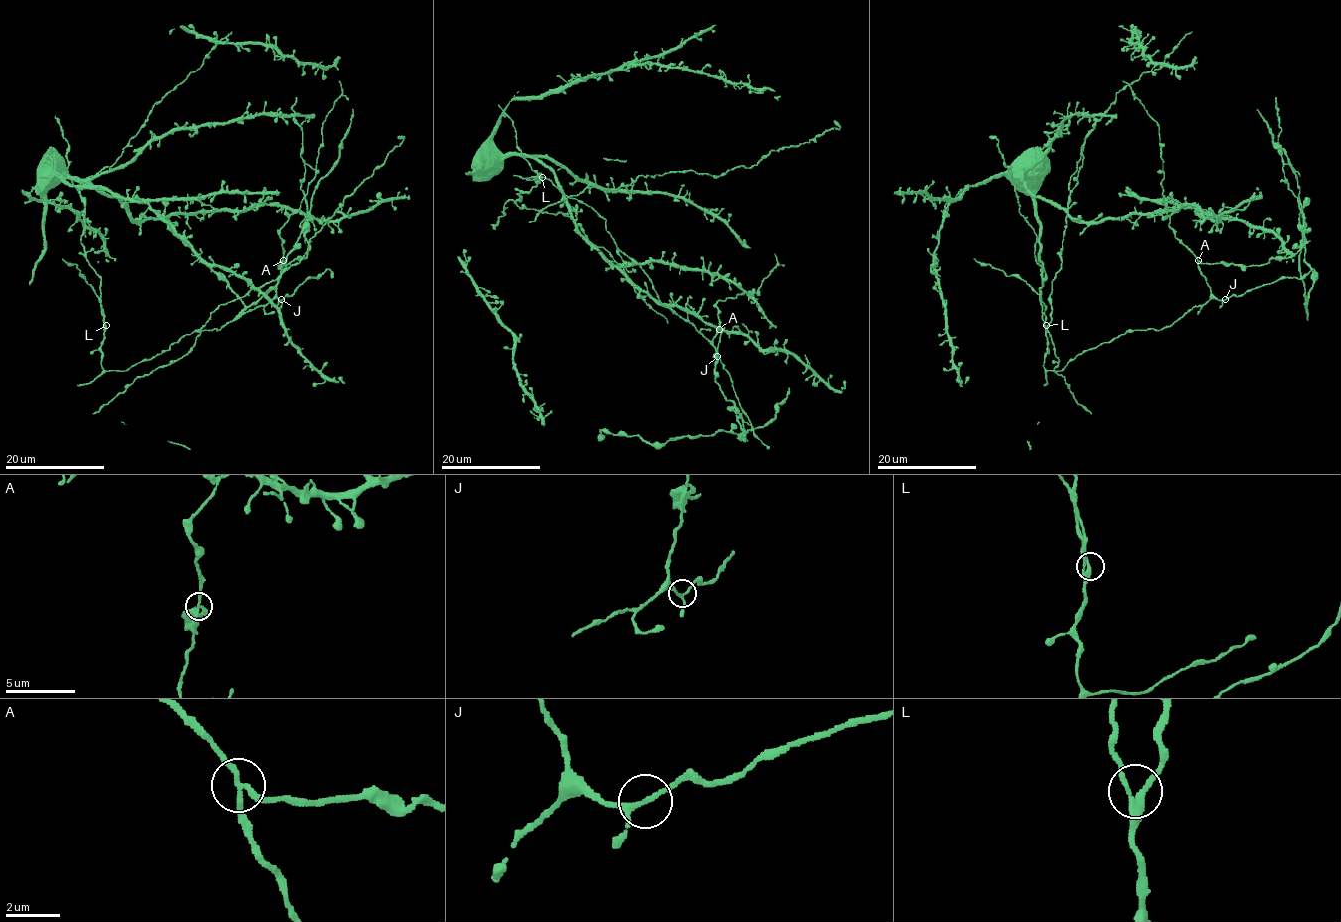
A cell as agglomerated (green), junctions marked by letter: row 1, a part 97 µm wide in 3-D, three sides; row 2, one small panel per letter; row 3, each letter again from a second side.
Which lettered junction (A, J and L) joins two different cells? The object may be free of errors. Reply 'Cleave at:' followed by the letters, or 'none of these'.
Cleave at: A

